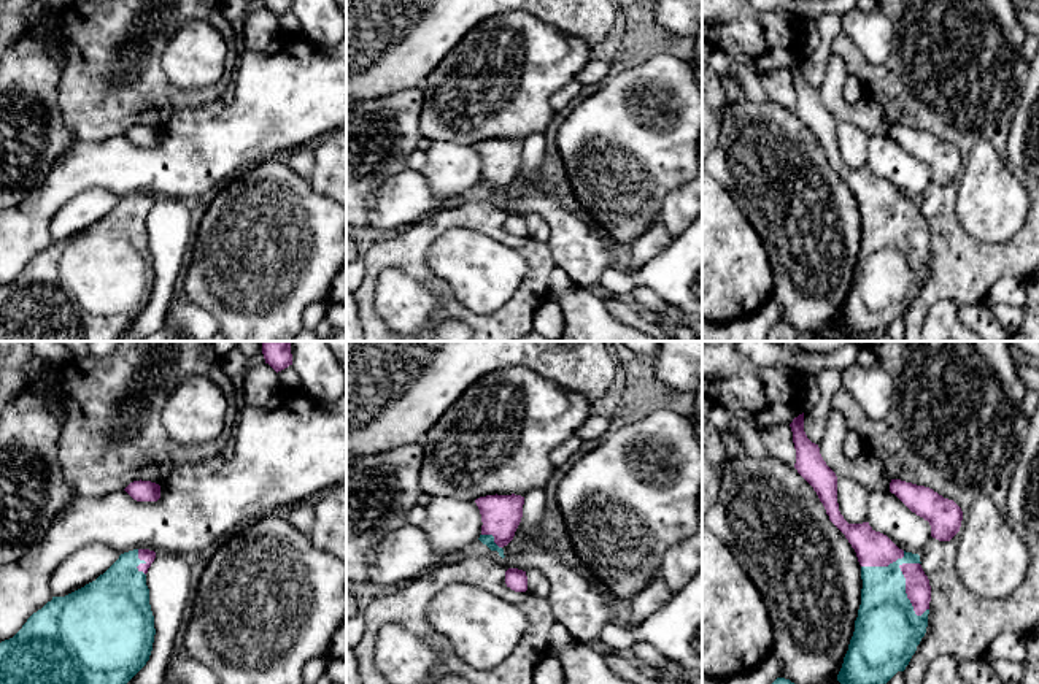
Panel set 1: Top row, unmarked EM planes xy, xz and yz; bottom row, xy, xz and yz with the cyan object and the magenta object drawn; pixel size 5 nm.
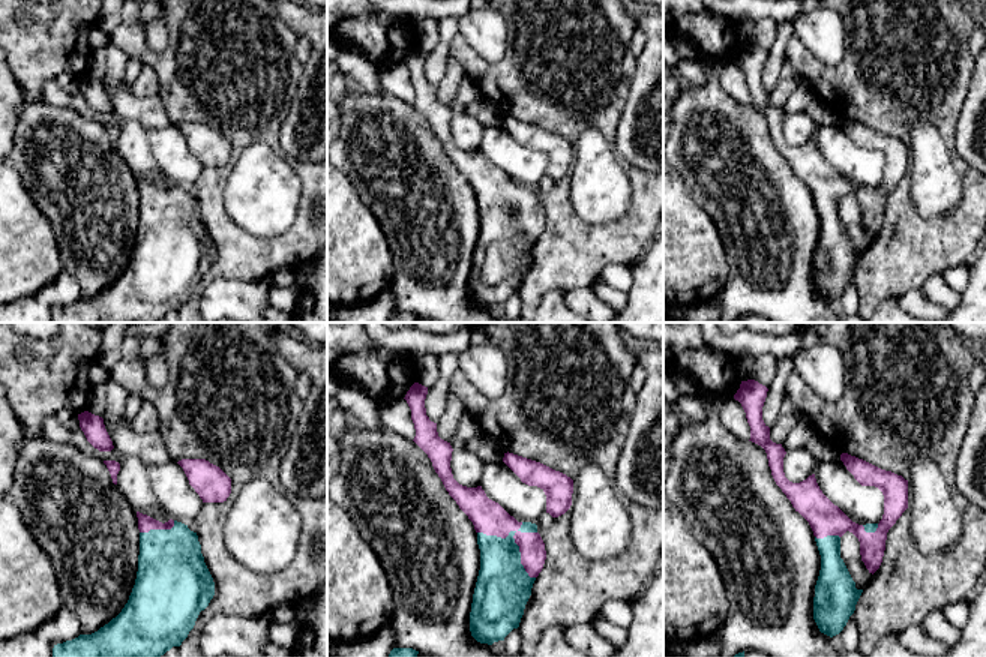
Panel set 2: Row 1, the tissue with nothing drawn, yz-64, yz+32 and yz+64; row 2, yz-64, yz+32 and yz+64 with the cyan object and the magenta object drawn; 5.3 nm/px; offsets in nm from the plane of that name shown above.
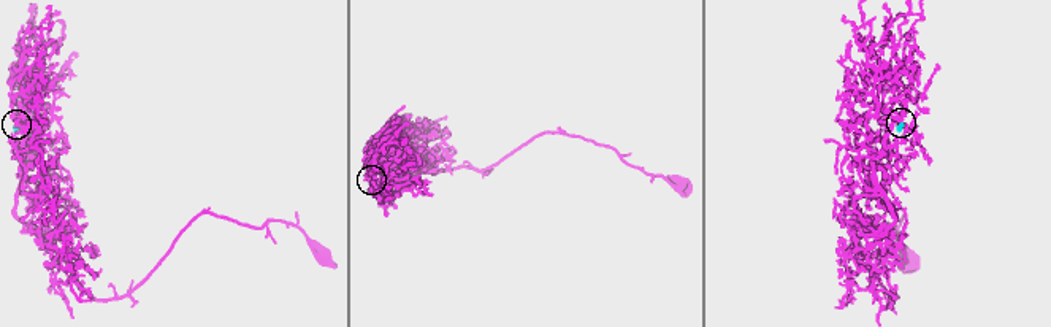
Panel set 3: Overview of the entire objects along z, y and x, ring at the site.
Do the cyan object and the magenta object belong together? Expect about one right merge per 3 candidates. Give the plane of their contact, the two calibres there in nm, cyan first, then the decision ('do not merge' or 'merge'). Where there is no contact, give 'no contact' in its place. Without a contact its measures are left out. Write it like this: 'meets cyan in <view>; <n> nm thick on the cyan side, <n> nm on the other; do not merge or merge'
meets cyan in yz; 340 nm thick on the cyan side, 130 nm on the other; merge

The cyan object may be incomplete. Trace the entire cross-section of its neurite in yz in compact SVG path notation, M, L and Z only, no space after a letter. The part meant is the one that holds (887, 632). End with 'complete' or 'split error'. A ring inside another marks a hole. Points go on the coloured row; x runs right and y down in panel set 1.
M804 413L794 417L790 427L796 449L794 468L813 487L826 509L826 514L829 516L829 521L845 535L861 565L861 605L855 621L855 632L850 640L848 651L844 657L842 668L837 674L837 681L840 684L886 684L898 671L906 670L917 651L917 646L926 633L931 601L929 579L920 565L921 562L918 554L899 549L886 535L875 532L869 522L848 524L844 519L837 503L837 476L823 460L818 444L807 438L804 432Z; split error

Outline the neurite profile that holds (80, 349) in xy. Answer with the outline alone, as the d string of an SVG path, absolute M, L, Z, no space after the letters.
M60 341L71 354L71 359L83 360L91 355L89 341Z

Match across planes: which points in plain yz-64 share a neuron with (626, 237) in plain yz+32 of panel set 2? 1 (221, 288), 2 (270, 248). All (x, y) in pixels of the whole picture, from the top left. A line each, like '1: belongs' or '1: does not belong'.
1: does not belong
2: belongs

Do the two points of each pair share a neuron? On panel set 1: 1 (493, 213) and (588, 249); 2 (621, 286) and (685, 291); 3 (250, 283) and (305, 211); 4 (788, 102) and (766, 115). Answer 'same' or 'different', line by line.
1: different
2: same
3: same
4: different

